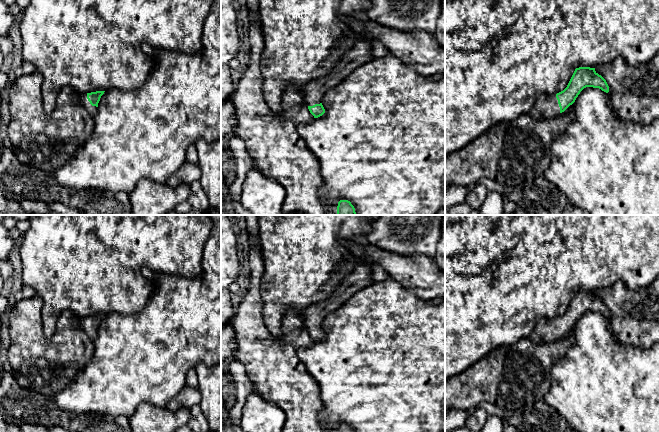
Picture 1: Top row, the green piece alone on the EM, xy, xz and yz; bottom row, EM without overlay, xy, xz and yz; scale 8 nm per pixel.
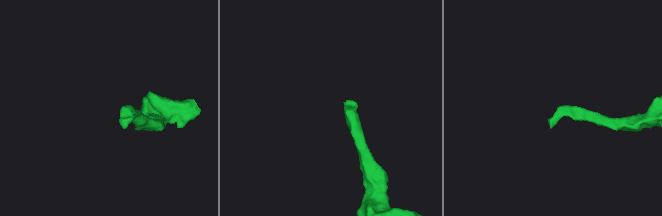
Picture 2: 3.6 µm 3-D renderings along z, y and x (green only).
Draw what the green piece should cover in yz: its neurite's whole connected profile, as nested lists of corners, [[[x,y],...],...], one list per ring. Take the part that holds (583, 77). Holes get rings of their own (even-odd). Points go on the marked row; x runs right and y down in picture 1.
[[[576,68],[567,87],[551,96],[538,96],[533,103],[530,115],[535,120],[549,120],[560,115],[572,105],[580,92],[586,87],[599,88],[608,93],[606,80],[599,75],[595,68]]]

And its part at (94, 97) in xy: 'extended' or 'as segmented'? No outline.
extended

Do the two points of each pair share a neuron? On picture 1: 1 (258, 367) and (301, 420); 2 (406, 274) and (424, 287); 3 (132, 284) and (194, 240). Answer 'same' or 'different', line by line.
1: same
2: same
3: same

